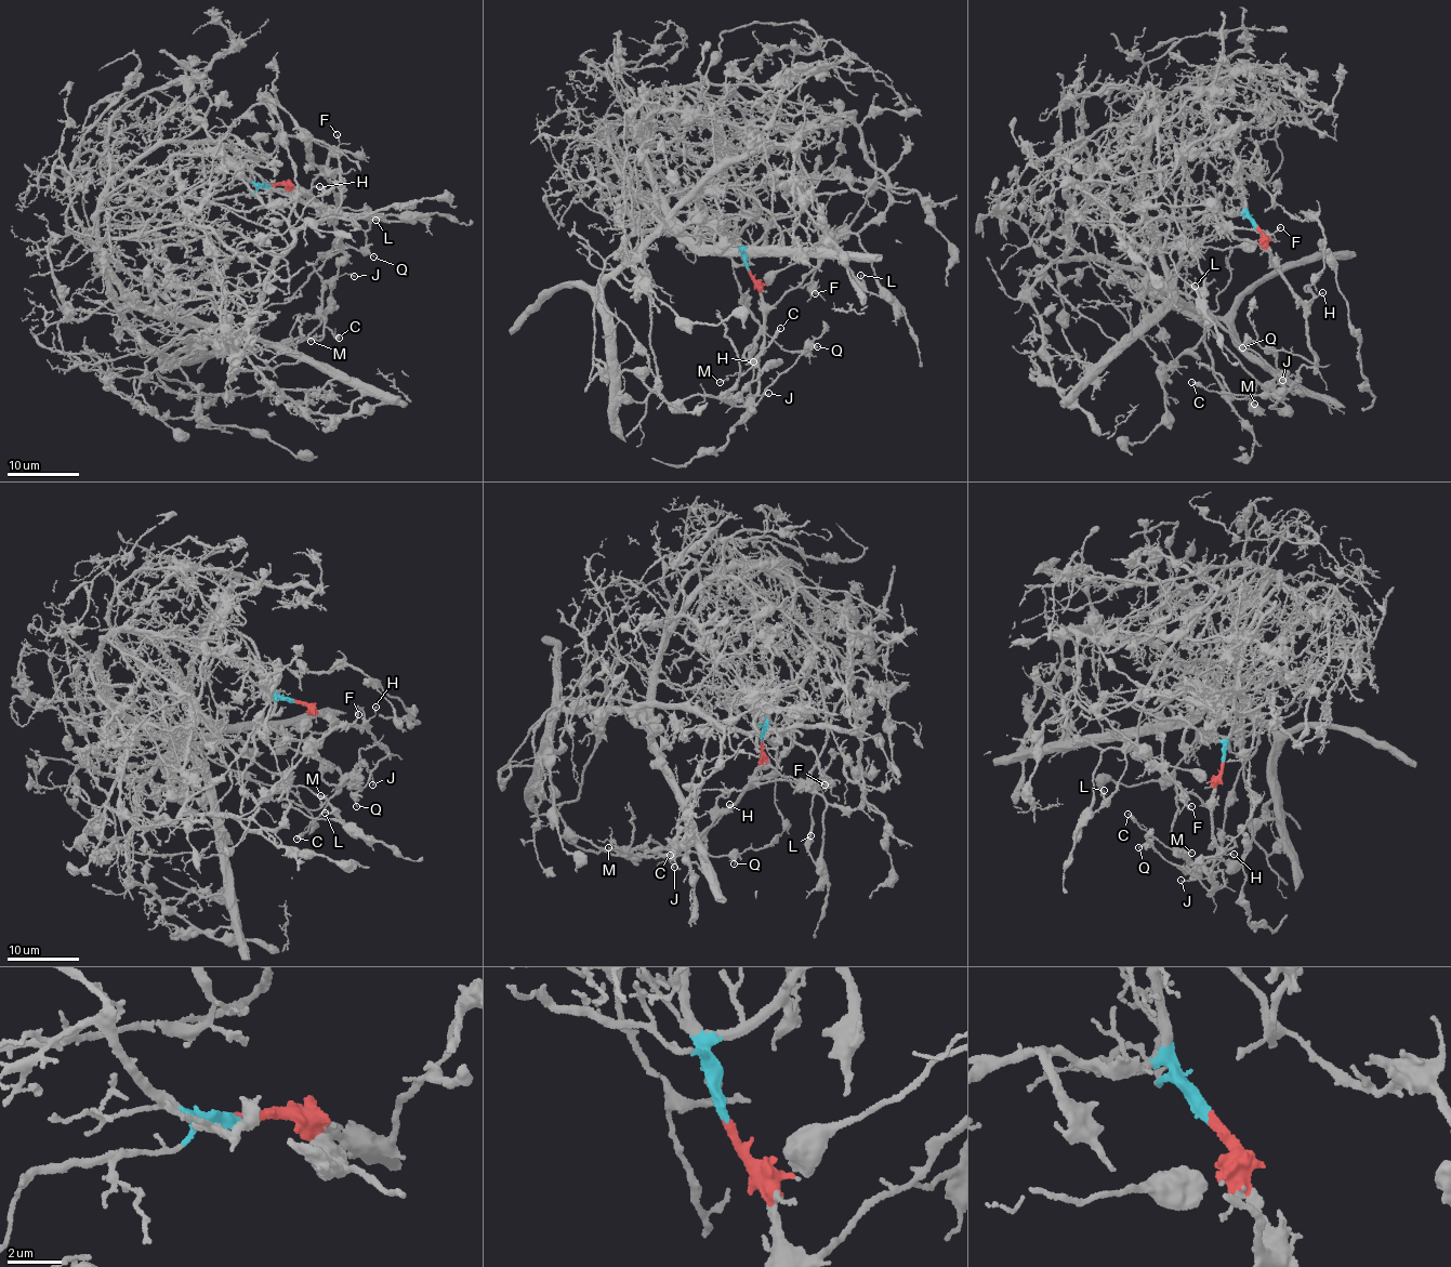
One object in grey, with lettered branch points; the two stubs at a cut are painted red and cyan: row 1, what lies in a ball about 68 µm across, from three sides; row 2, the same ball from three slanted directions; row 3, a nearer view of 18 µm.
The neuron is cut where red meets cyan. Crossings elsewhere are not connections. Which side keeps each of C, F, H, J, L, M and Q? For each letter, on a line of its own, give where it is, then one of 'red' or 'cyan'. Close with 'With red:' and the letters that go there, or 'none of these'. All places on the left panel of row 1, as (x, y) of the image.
C: at (339, 338); red
F: at (337, 134); red
H: at (319, 186); red
J: at (354, 276); red
L: at (376, 220); cyan
M: at (311, 341); red
Q: at (373, 256); red
With red: C, F, H, J, M, Q

